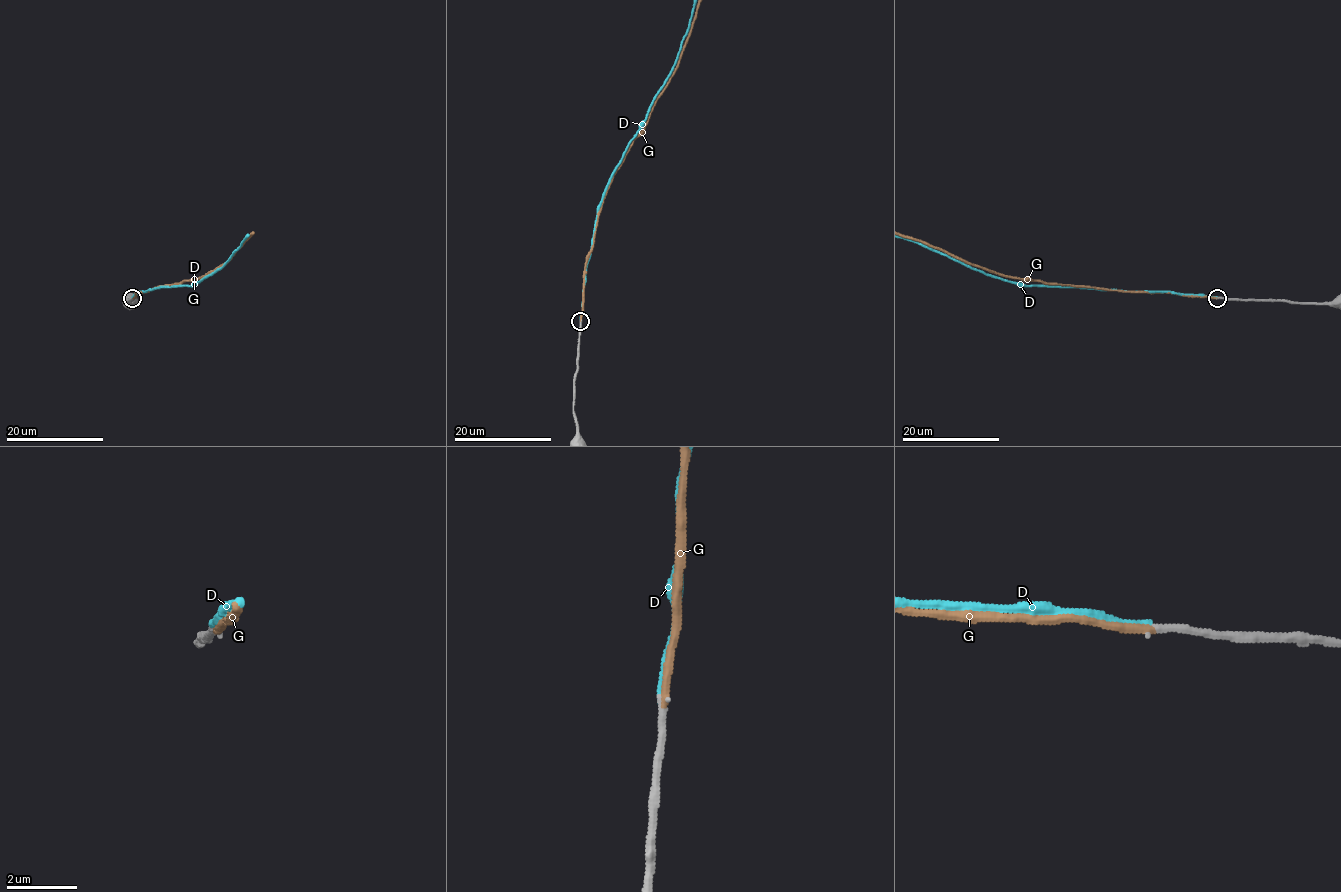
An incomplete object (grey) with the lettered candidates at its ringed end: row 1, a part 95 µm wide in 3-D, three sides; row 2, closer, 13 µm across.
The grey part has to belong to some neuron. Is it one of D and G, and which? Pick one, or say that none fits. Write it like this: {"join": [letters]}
{"join": ["G"]}

